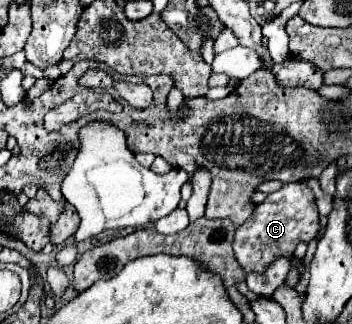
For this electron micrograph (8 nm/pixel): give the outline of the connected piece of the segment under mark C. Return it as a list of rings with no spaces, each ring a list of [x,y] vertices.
[[[288,182],[278,192],[268,194],[262,204],[256,206],[252,218],[248,218],[234,236],[234,254],[246,272],[262,272],[276,256],[292,256],[300,240],[310,242],[320,230],[318,208],[314,194],[306,182]]]

